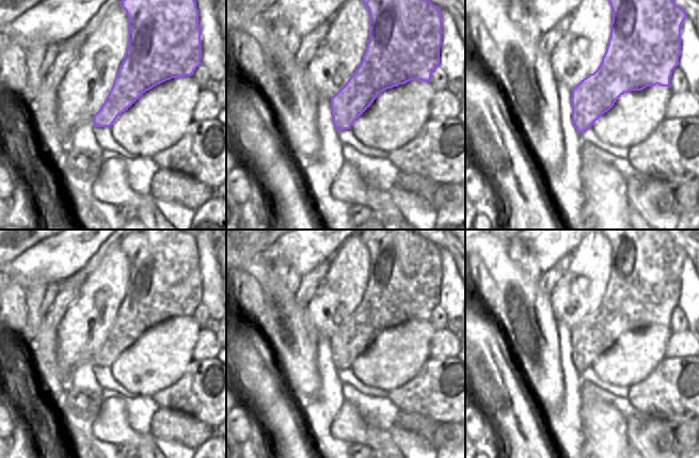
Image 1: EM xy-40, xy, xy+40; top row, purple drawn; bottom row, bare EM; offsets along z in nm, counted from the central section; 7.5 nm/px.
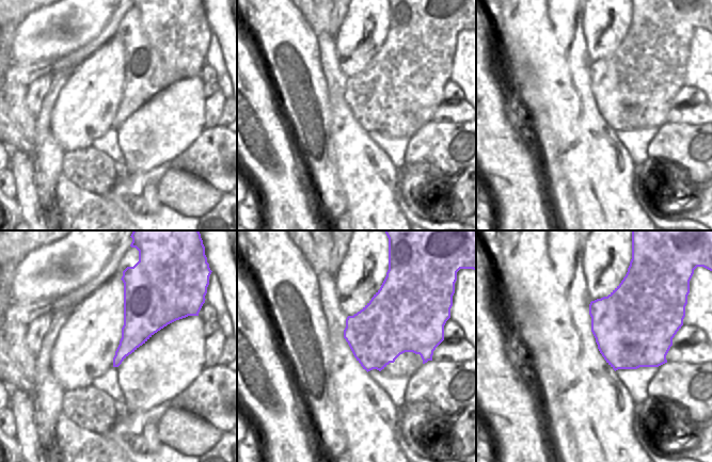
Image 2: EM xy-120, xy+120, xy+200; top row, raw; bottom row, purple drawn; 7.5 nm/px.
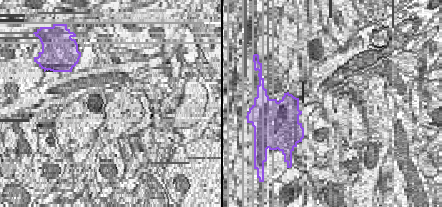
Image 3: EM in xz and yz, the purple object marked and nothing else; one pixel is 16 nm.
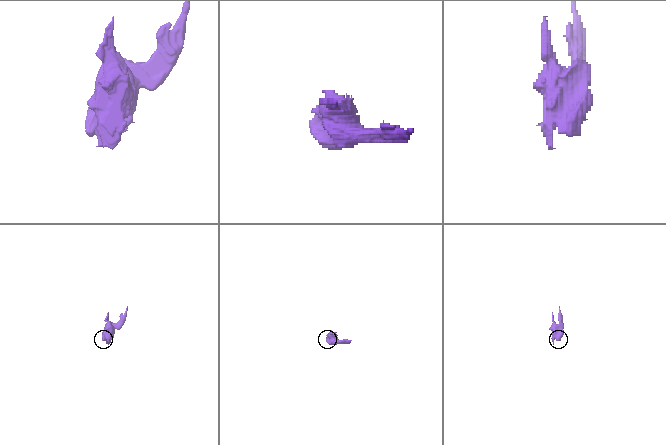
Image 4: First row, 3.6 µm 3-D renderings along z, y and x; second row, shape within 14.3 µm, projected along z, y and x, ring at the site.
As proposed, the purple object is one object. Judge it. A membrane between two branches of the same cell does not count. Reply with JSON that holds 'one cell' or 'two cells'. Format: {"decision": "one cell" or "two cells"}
{"decision": "two cells"}

